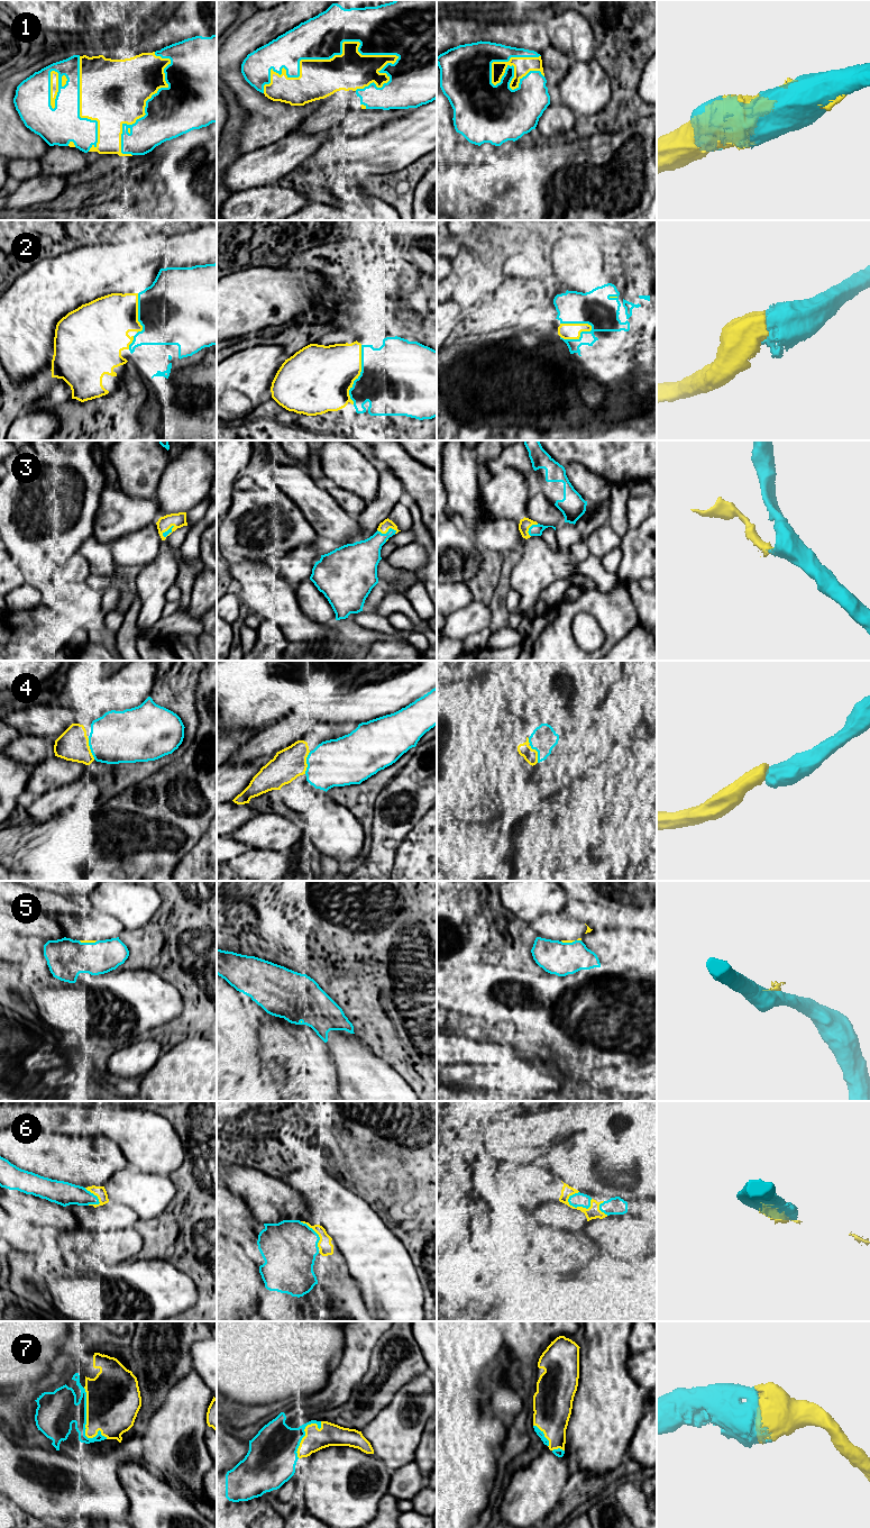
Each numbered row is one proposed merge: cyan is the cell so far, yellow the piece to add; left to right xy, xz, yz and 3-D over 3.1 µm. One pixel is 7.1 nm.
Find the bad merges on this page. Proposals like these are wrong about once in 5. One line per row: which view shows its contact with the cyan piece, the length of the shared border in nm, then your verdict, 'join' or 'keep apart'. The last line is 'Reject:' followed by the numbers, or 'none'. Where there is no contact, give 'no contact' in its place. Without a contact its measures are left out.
1: contact in xz; length 1000 nm; join
2: contact in yz; length 240 nm; join
3: contact in xz; length 140 nm; join
4: contact in xz; length 170 nm; join
5: contact in xy; length 130 nm; join
6: contact in yz; length 180 nm; join
7: contact in xy; length 400 nm; join
Reject: none

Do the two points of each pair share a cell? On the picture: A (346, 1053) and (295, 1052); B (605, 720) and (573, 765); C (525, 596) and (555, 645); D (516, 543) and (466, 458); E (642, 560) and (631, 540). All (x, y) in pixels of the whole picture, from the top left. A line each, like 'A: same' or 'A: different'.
A: different
B: different
C: different
D: same
E: same

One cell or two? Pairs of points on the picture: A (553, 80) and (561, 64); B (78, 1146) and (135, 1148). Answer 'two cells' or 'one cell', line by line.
A: one cell
B: two cells

